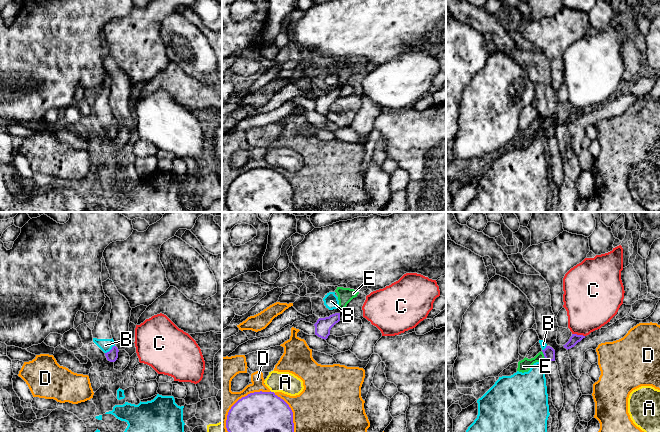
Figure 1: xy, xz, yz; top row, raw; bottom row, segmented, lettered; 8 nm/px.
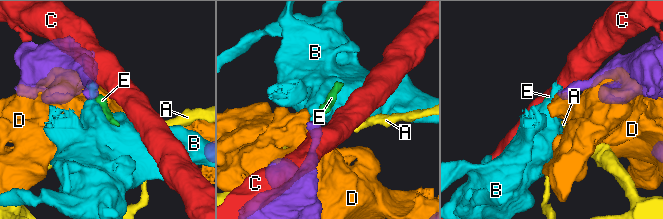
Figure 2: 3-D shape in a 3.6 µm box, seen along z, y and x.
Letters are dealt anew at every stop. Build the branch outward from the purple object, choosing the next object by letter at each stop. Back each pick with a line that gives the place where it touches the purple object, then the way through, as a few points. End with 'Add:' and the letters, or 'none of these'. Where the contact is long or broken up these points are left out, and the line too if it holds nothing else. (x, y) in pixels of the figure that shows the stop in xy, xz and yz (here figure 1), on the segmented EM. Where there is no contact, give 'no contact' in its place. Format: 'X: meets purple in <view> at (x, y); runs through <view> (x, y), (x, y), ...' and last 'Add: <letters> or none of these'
E: meets purple in yz at (544, 355); runs through yz (549, 353), (544, 355), (524, 365)
Add: E

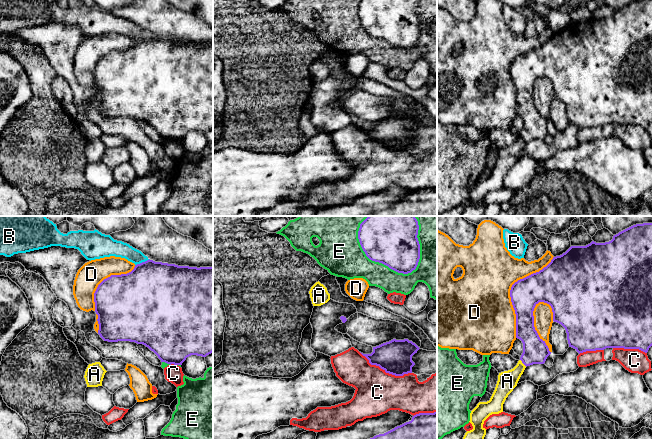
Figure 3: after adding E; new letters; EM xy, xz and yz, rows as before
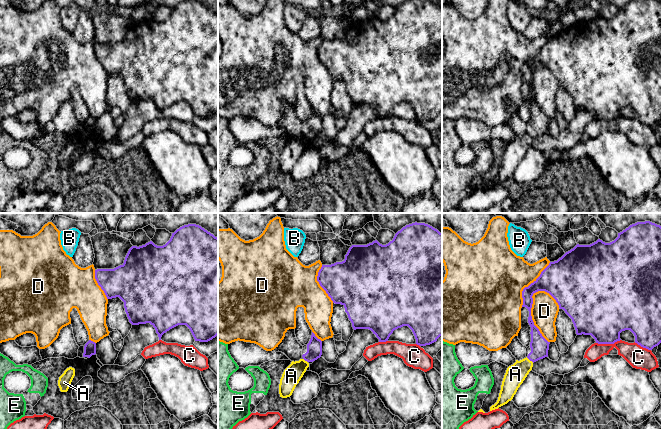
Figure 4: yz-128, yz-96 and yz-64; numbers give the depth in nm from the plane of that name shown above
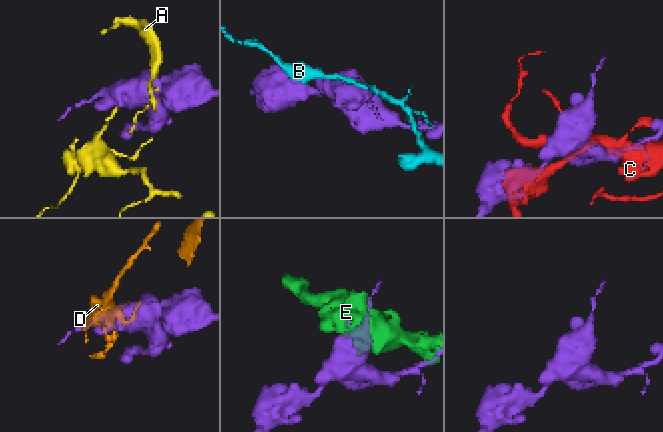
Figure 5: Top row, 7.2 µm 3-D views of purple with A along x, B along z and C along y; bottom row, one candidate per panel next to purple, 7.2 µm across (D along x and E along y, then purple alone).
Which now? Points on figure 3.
Add: none of these

